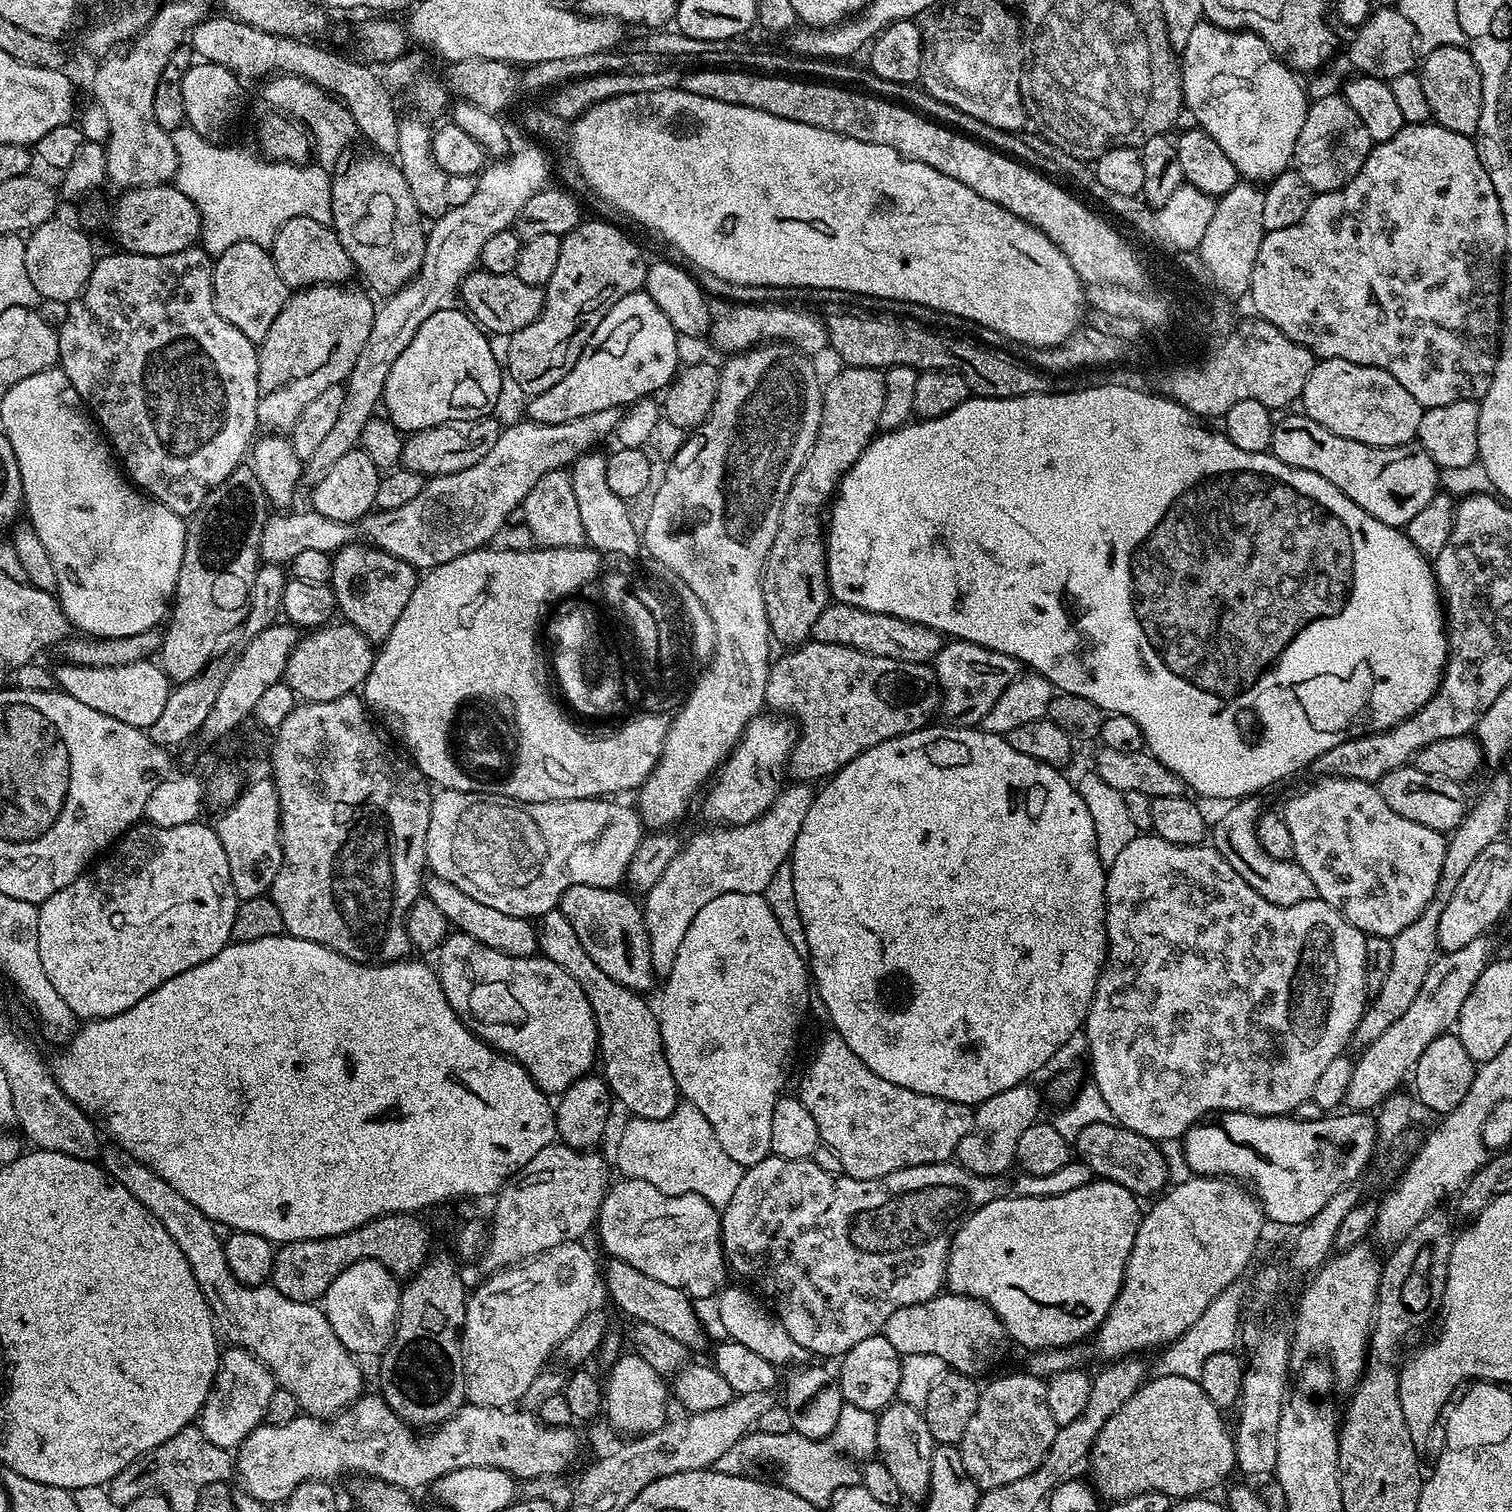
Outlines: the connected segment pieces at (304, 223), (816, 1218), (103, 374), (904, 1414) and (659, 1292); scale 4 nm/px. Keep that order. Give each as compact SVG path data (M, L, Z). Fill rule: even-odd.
M299 216L282 222L282 226L270 245L272 261L278 270L278 278L288 284L289 289L299 290L314 284L342 284L354 276L352 259L346 254L346 246L329 225L314 222L314 218Z
M770 1155L762 1162L758 1162L753 1168L744 1170L742 1182L734 1189L734 1198L720 1212L720 1241L724 1243L724 1255L727 1263L740 1276L753 1276L758 1283L764 1284L768 1291L771 1307L775 1316L786 1328L791 1338L808 1351L813 1357L836 1356L843 1357L862 1338L879 1336L883 1330L883 1324L887 1318L899 1307L914 1306L916 1303L924 1303L941 1294L945 1287L944 1270L948 1264L948 1248L952 1244L952 1235L964 1225L969 1216L974 1215L982 1206L986 1206L995 1200L1001 1200L1003 1196L1057 1196L1058 1194L1070 1194L1070 1190L1078 1190L1082 1186L1092 1183L1094 1177L1092 1171L1079 1159L1069 1160L1066 1166L1054 1170L1054 1174L1030 1174L1029 1172L1013 1171L1003 1176L975 1176L973 1172L967 1172L955 1162L943 1164L923 1164L922 1166L910 1166L900 1168L896 1172L886 1174L882 1178L873 1180L855 1180L835 1171L827 1172L820 1164L815 1164L815 1159L795 1160L794 1158L782 1158ZM752 1256L768 1256L768 1260L752 1260Z
M200 246L178 250L178 254L161 256L134 254L123 250L116 250L113 256L101 255L95 261L84 288L67 305L68 313L65 314L64 321L58 324L58 366L66 374L66 378L70 378L74 390L78 390L81 401L102 429L123 471L137 488L185 518L196 512L198 506L202 506L206 494L210 494L214 486L221 484L238 467L243 456L245 459L258 432L258 348L253 340L242 334L242 330L238 330L238 326L230 326L230 322L226 322L226 318L218 314L212 293L212 265L213 261L208 253Z
M893 1402L883 1408L876 1418L875 1455L890 1470L905 1501L913 1500L916 1506L923 1505L930 1490L930 1458L934 1441L930 1426L926 1426L923 1411L909 1404Z
M609 1259L607 1263L602 1268L603 1289L605 1286L613 1302L629 1316L629 1321L655 1326L657 1330L670 1334L670 1338L678 1338L678 1342L682 1342L682 1346L689 1350L696 1350L706 1344L696 1305L687 1294L674 1286L666 1286L666 1282L658 1282L658 1278L650 1278L650 1274L642 1274L642 1270L634 1270L634 1266L621 1260Z

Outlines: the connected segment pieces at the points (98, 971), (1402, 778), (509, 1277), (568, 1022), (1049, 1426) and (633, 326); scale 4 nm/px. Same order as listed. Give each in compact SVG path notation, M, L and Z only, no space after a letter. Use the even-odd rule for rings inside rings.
M140 822L124 832L111 851L103 858L97 859L78 879L70 882L70 886L58 890L39 905L38 955L42 957L46 978L50 978L54 990L58 990L62 997L62 1002L66 1002L66 1006L70 1006L70 1010L81 1021L117 1016L130 1010L130 1006L134 1006L142 998L146 998L146 994L162 986L162 982L170 982L170 978L214 958L223 948L227 948L232 940L237 903L234 882L230 882L230 862L226 862L226 850L222 850L222 842L218 842L215 827L208 825L207 828L204 822L197 822L186 826L159 828L147 822Z
M1405 766L1383 776L1378 781L1382 798L1386 798L1386 806L1394 810L1402 818L1410 818L1410 822L1418 822L1418 826L1426 826L1435 832L1450 834L1464 821L1466 803L1464 792L1459 783L1446 778L1434 778L1434 774L1422 774L1414 766Z
M580 1242L571 1244L559 1244L550 1250L546 1250L542 1254L532 1257L531 1260L525 1260L524 1263L515 1265L510 1268L503 1268L501 1272L493 1272L487 1277L485 1284L480 1284L476 1288L476 1293L467 1297L468 1309L464 1315L464 1330L462 1333L462 1343L464 1345L464 1391L467 1399L471 1403L478 1406L494 1406L495 1408L507 1408L515 1405L524 1397L526 1390L530 1386L530 1382L534 1382L534 1378L540 1372L545 1371L548 1355L555 1353L560 1347L562 1338L566 1338L566 1334L570 1334L570 1330L574 1330L574 1326L578 1326L588 1309L593 1307L594 1300L592 1295L598 1290L598 1264L596 1268L596 1260L590 1253L584 1249L585 1245Z
M449 931L447 938L438 949L440 961L435 961L434 967L436 974L440 978L440 985L446 994L446 1002L450 1002L450 1006L458 1014L460 1021L471 1030L480 1040L485 1040L490 1047L502 1052L512 1060L517 1060L526 1071L530 1074L530 1078L534 1078L534 1082L542 1089L543 1092L549 1094L559 1094L565 1092L571 1084L578 1082L582 1077L589 1075L593 1071L592 1063L595 1065L598 1060L598 1041L596 1038L596 1023L594 1022L594 1014L590 1010L590 1002L586 998L586 994L582 990L582 986L578 986L578 982L570 974L566 974L566 970L562 970L562 966L558 966L554 962L550 962L544 956L539 954L534 956L511 956L510 954L502 954L498 950L494 950L490 946L486 946L482 942L478 942L478 938L470 938L470 934L465 932Z
M1000 1376L980 1389L978 1410L974 1410L966 1434L959 1442L962 1466L981 1490L1007 1486L1033 1472L1050 1450L1057 1424L1046 1406L1047 1383L1041 1377Z
M643 290L626 294L626 298L619 300L606 314L606 318L598 322L578 362L574 362L574 366L562 378L562 382L550 386L550 390L527 401L527 419L534 420L537 424L561 424L579 416L594 414L594 410L623 409L638 400L663 393L678 371L676 359L680 356L680 348L676 345L676 340L678 341L678 334L674 326L670 326L670 318L666 318L666 314L658 310L658 302L654 302L654 298L650 298Z

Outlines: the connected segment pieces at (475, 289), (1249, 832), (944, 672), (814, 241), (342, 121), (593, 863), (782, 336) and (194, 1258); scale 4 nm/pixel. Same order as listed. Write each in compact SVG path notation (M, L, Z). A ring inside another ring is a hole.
M473 270L464 277L458 289L459 299L464 299L463 307L469 316L493 337L507 338L522 326L528 326L538 318L544 308L544 290L534 286L526 286L522 278L511 272L494 274L483 270Z
M1245 798L1225 807L1228 809L1217 818L1216 824L1214 820L1211 825L1211 847L1216 848L1218 854L1222 854L1222 858L1226 858L1226 862L1230 862L1230 866L1234 866L1234 870L1238 870L1238 874L1242 874L1242 878L1246 878L1246 882L1250 882L1250 886L1254 886L1254 890L1266 898L1266 902L1274 902L1279 908L1285 908L1317 899L1314 882L1310 882L1299 864L1275 860L1266 854L1266 850L1262 850L1262 842L1258 842L1256 833L1256 824L1260 821L1262 811L1258 801L1256 798Z
M949 639L934 659L936 680L940 684L940 712L949 725L958 728L974 728L982 717L990 714L994 702L1018 679L1022 665L1013 656L990 650L981 644L965 640Z
M679 86L606 98L606 102L590 106L571 121L567 142L567 151L577 164L580 180L588 183L599 199L612 204L617 213L625 212L642 227L657 232L666 243L672 244L668 246L683 254L688 264L710 270L710 274L718 274L718 278L726 278L726 282L731 284L813 290L833 288L836 292L856 292L857 297L881 296L887 300L905 300L911 304L930 306L935 312L961 316L972 326L981 324L993 328L1005 341L1013 340L1028 348L1054 348L1063 344L1085 319L1085 285L1081 283L1070 258L1066 258L1066 254L1062 254L1060 247L1050 242L1042 230L1010 214L1010 210L982 198L982 194L974 194L970 186L962 186L962 182L922 162L914 162L898 154L898 150L890 150L890 146L858 142L858 138L846 138L818 126L806 126L806 122L790 122L786 118L766 114L766 110L702 98L702 94L690 94Z
M277 74L267 77L263 84L264 100L272 107L269 109L307 127L309 137L314 141L315 155L317 152L320 156L336 156L347 146L348 140L357 139L356 123L348 109L331 92L322 90L314 82L301 76Z
M445 788L437 791L432 797L430 830L426 830L424 859L431 875L458 886L458 890L462 890L462 894L470 894L470 898L474 898L474 902L478 902L482 906L494 906L494 910L502 910L502 914L538 918L542 914L553 911L559 905L562 894L566 894L566 890L570 890L570 886L585 884L599 888L616 888L625 883L628 875L628 863L634 858L634 854L638 850L638 842L641 836L645 835L646 829L641 824L639 811L635 807L627 808L624 804L615 804L616 802L612 798L522 802L505 796L490 796L486 792L463 792L462 790Z
M780 302L766 304L737 304L733 303L725 312L717 311L712 317L710 337L716 348L721 348L724 354L744 352L747 348L765 342L779 342L791 344L803 356L816 358L823 348L829 347L828 326L823 319L811 316L808 310L801 310L796 306L785 306Z
M115 1146L105 1147L102 1152L102 1167L115 1180L122 1182L122 1186L126 1186L126 1190L130 1190L130 1194L134 1194L134 1198L138 1198L138 1202L142 1202L142 1206L146 1206L146 1210L150 1210L154 1218L158 1218L158 1222L166 1226L166 1234L170 1234L170 1238L178 1242L178 1250L186 1254L186 1262L190 1262L190 1270L206 1302L212 1307L212 1315L223 1339L225 1341L228 1339L229 1345L245 1348L247 1352L255 1354L272 1371L272 1377L276 1379L277 1385L290 1390L290 1394L294 1394L301 1409L309 1416L319 1416L321 1420L329 1421L339 1412L343 1412L345 1408L349 1408L354 1401L360 1399L365 1388L364 1376L360 1373L359 1366L356 1365L357 1357L348 1352L346 1346L342 1346L338 1334L334 1334L330 1322L324 1316L323 1307L315 1303L294 1302L286 1298L286 1294L282 1294L277 1288L271 1286L248 1288L242 1282L238 1282L238 1278L234 1278L226 1262L224 1242L219 1241L215 1236L216 1225L212 1223L212 1220L206 1218L206 1214L202 1214L202 1210L194 1206L194 1202L186 1202L186 1198L182 1198L182 1194L178 1194L178 1190L174 1190L170 1182L154 1174L154 1170L138 1162L138 1158L131 1156L126 1149Z

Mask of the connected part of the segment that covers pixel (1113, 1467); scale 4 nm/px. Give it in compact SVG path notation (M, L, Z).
M1155 1375L1145 1379L1143 1386L1119 1410L1110 1414L1106 1426L1098 1430L1090 1453L1091 1487L1108 1502L1126 1500L1143 1492L1157 1492L1173 1498L1200 1498L1211 1493L1208 1491L1218 1487L1236 1468L1234 1436L1220 1416L1223 1416L1221 1409L1206 1398L1199 1379Z

